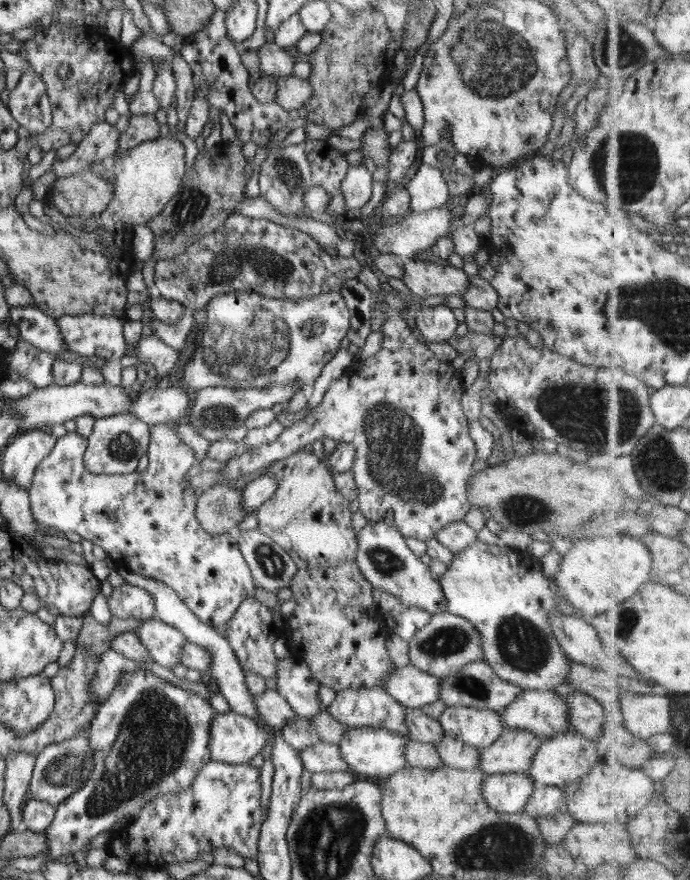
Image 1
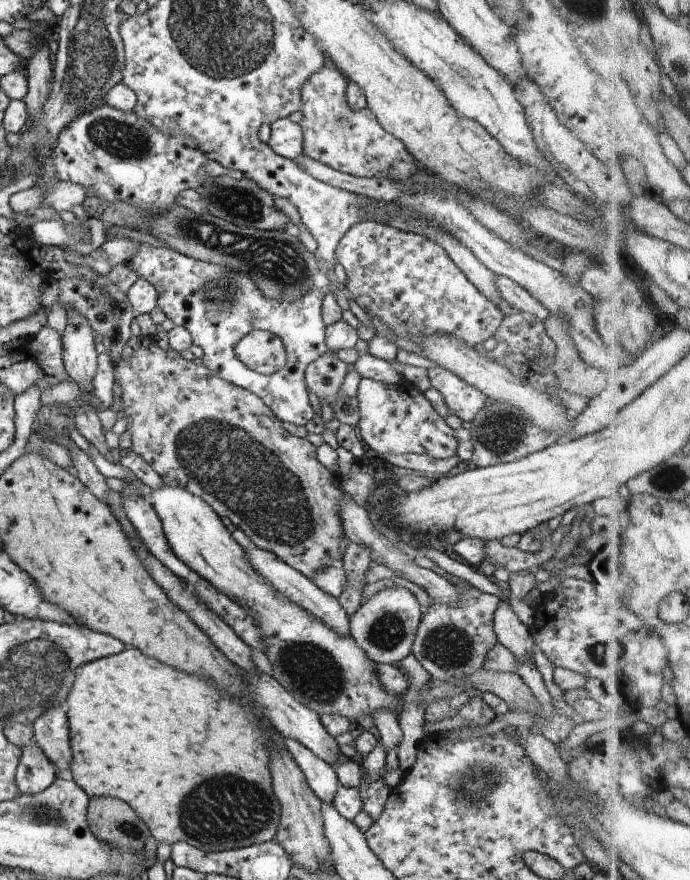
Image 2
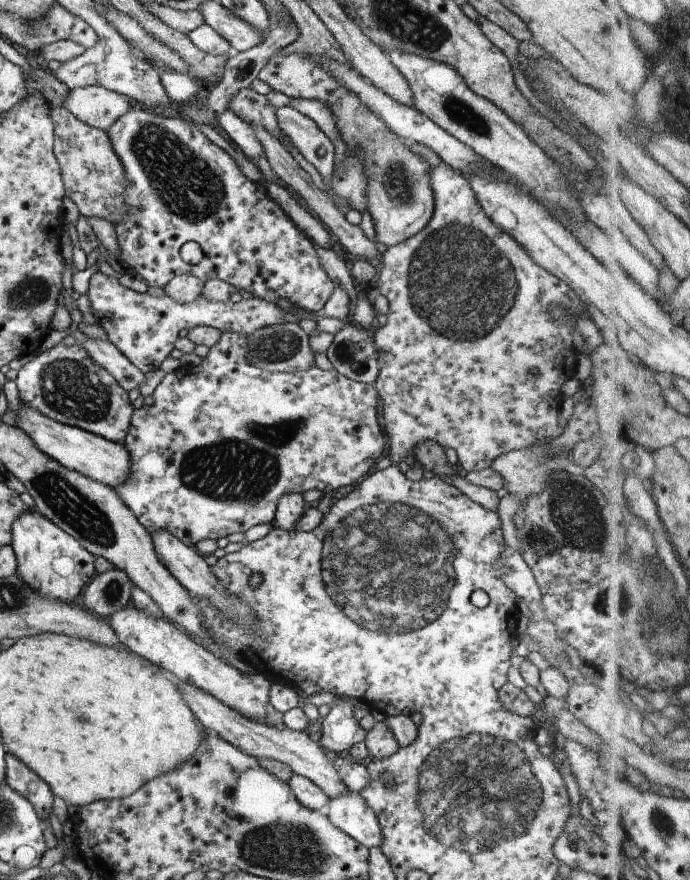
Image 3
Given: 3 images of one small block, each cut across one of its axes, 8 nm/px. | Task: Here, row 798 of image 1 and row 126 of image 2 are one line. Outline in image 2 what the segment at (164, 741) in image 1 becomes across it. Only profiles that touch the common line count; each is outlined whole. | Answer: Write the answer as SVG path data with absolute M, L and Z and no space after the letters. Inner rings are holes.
M106 103L83 112L65 126L53 150L52 162L60 181L80 184L85 188L88 198L100 198L110 203L130 200L143 209L143 214L153 217L162 211L168 212L172 205L176 205L177 196L182 191L195 190L211 177L202 169L207 160L206 155L192 137L160 132L150 121L141 119L136 113L125 113Z

